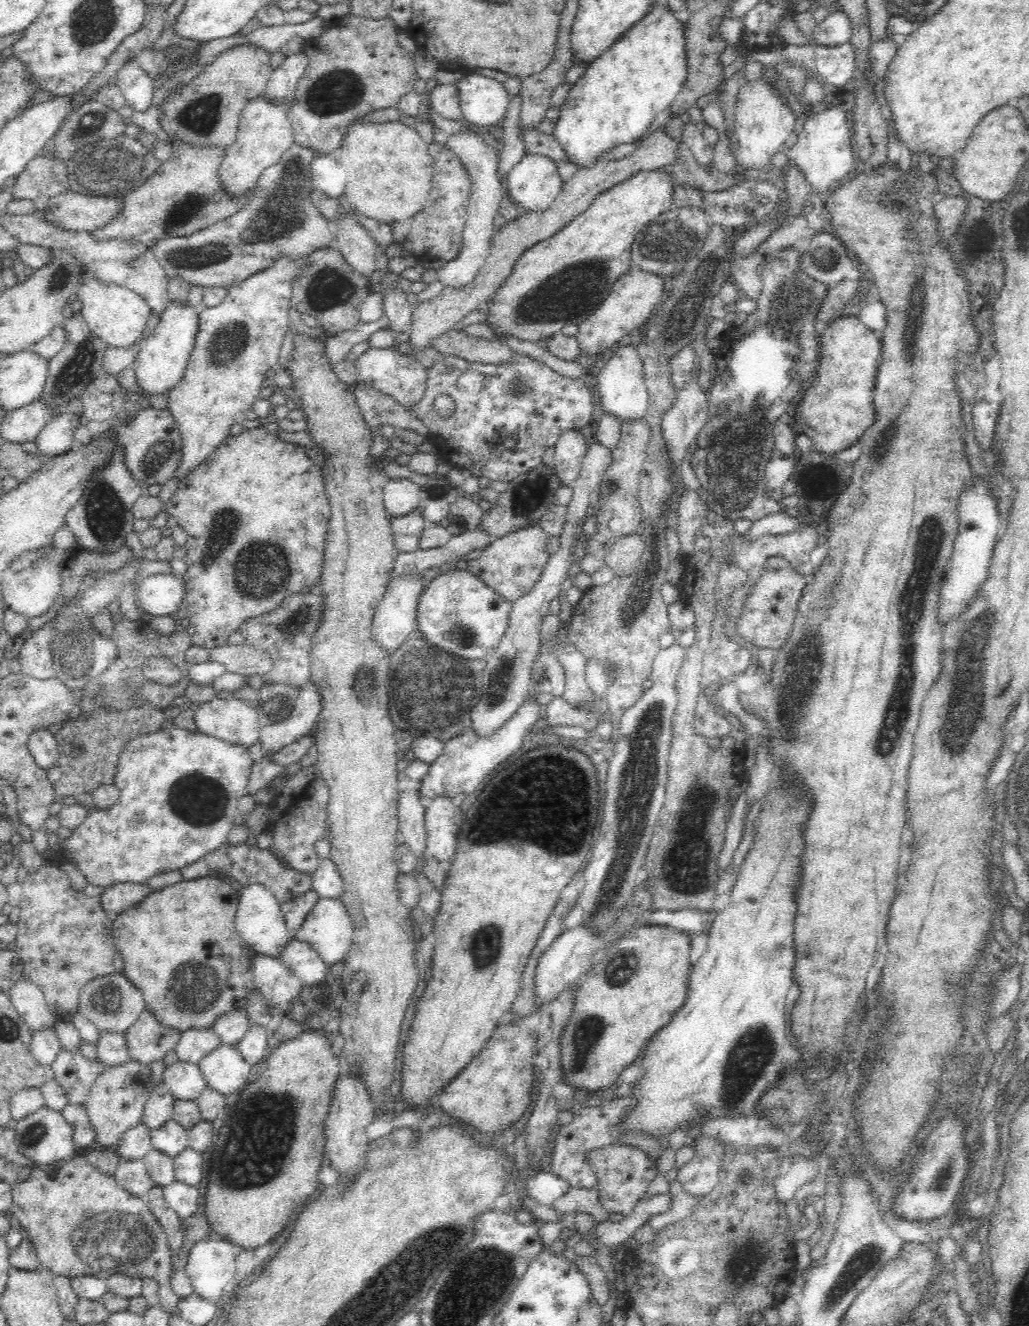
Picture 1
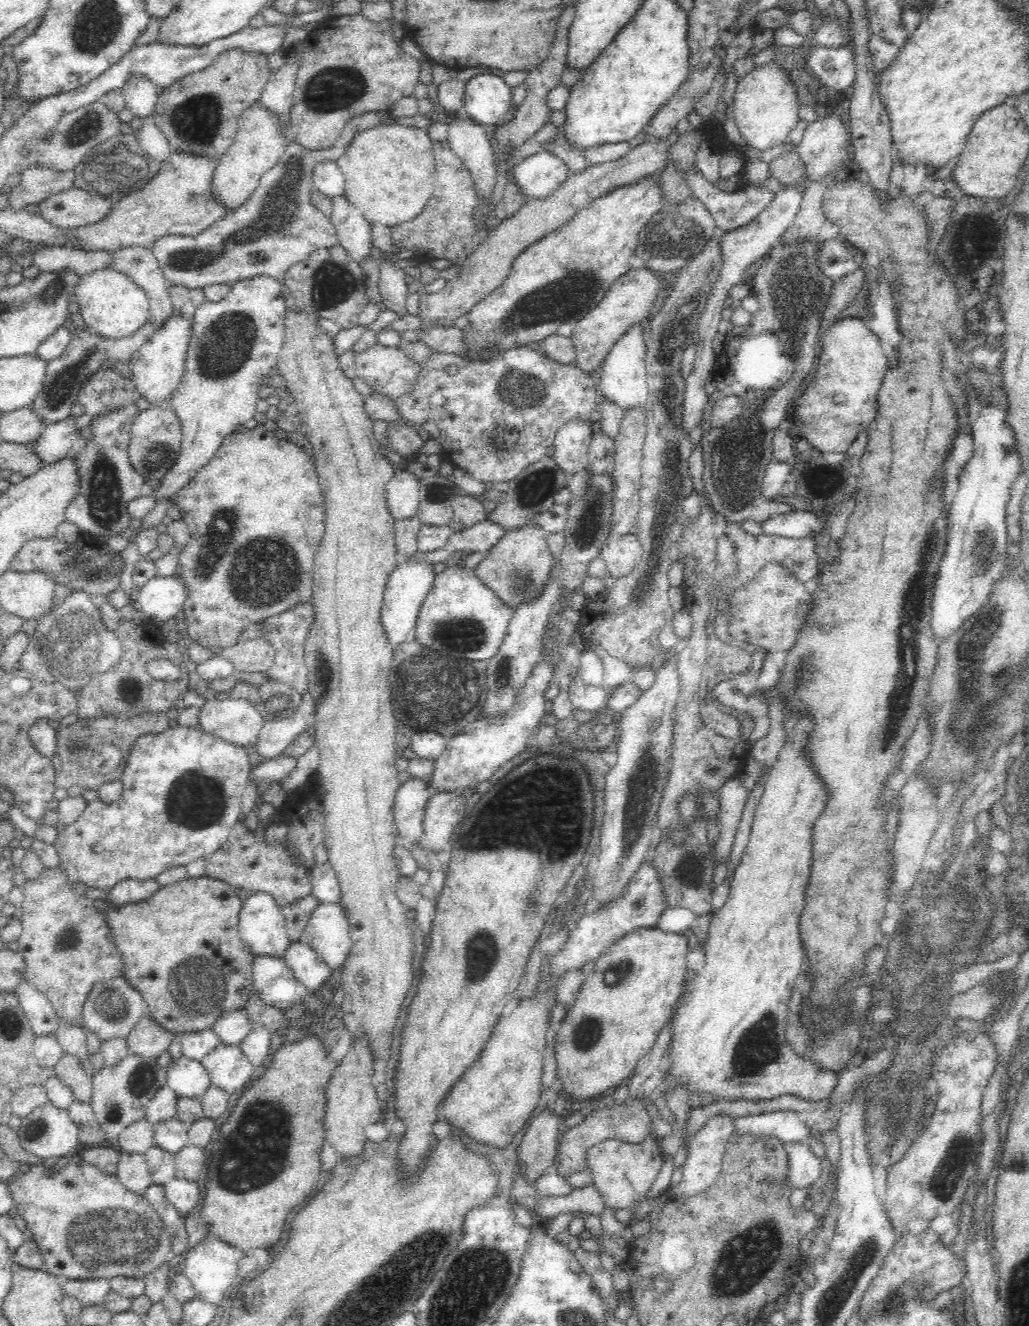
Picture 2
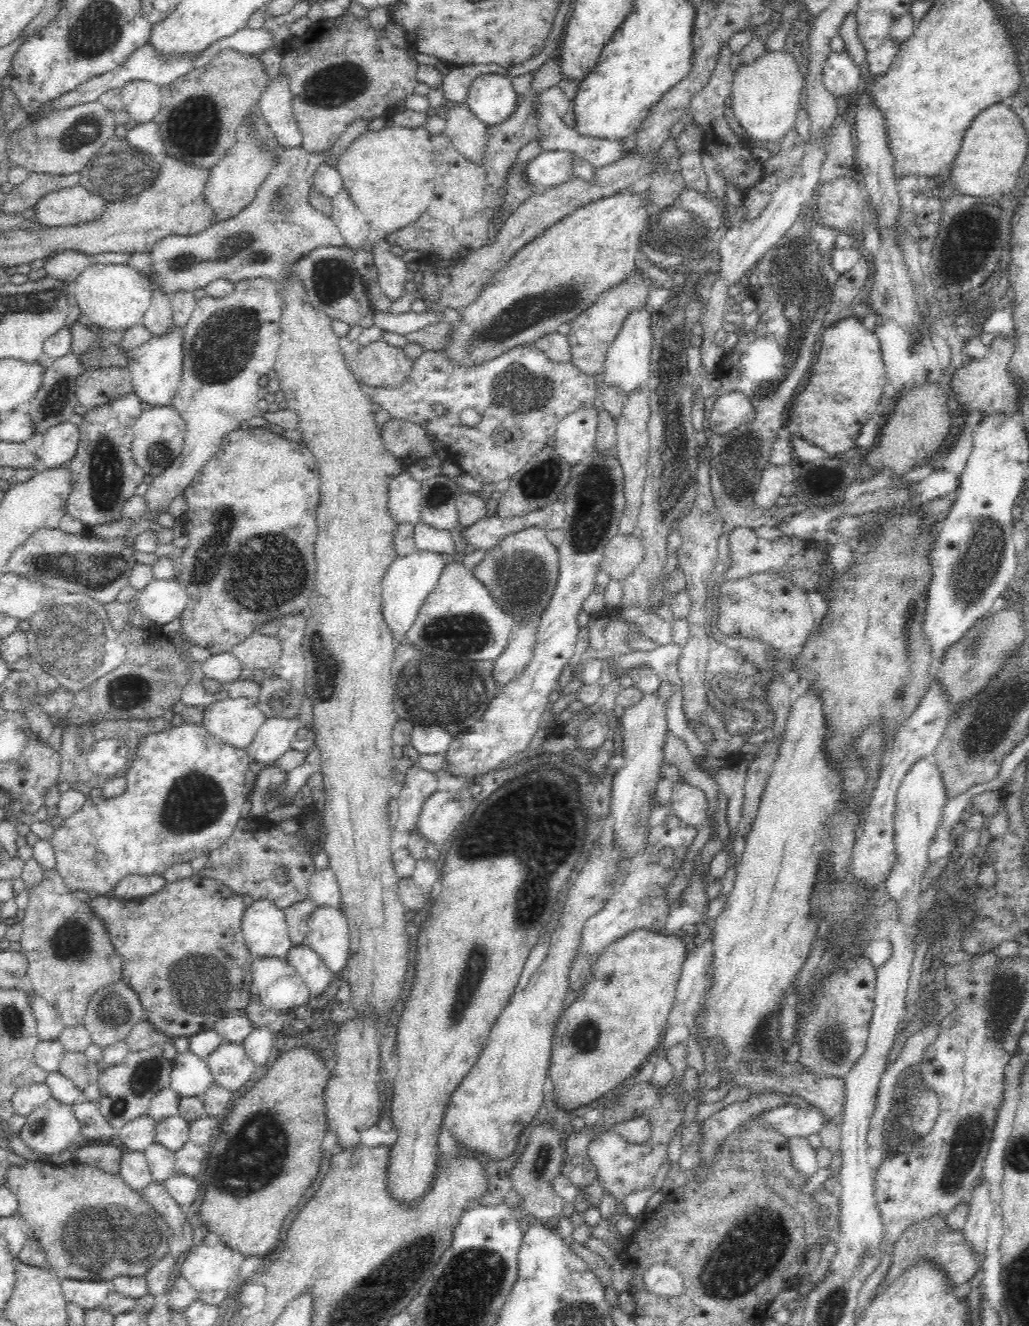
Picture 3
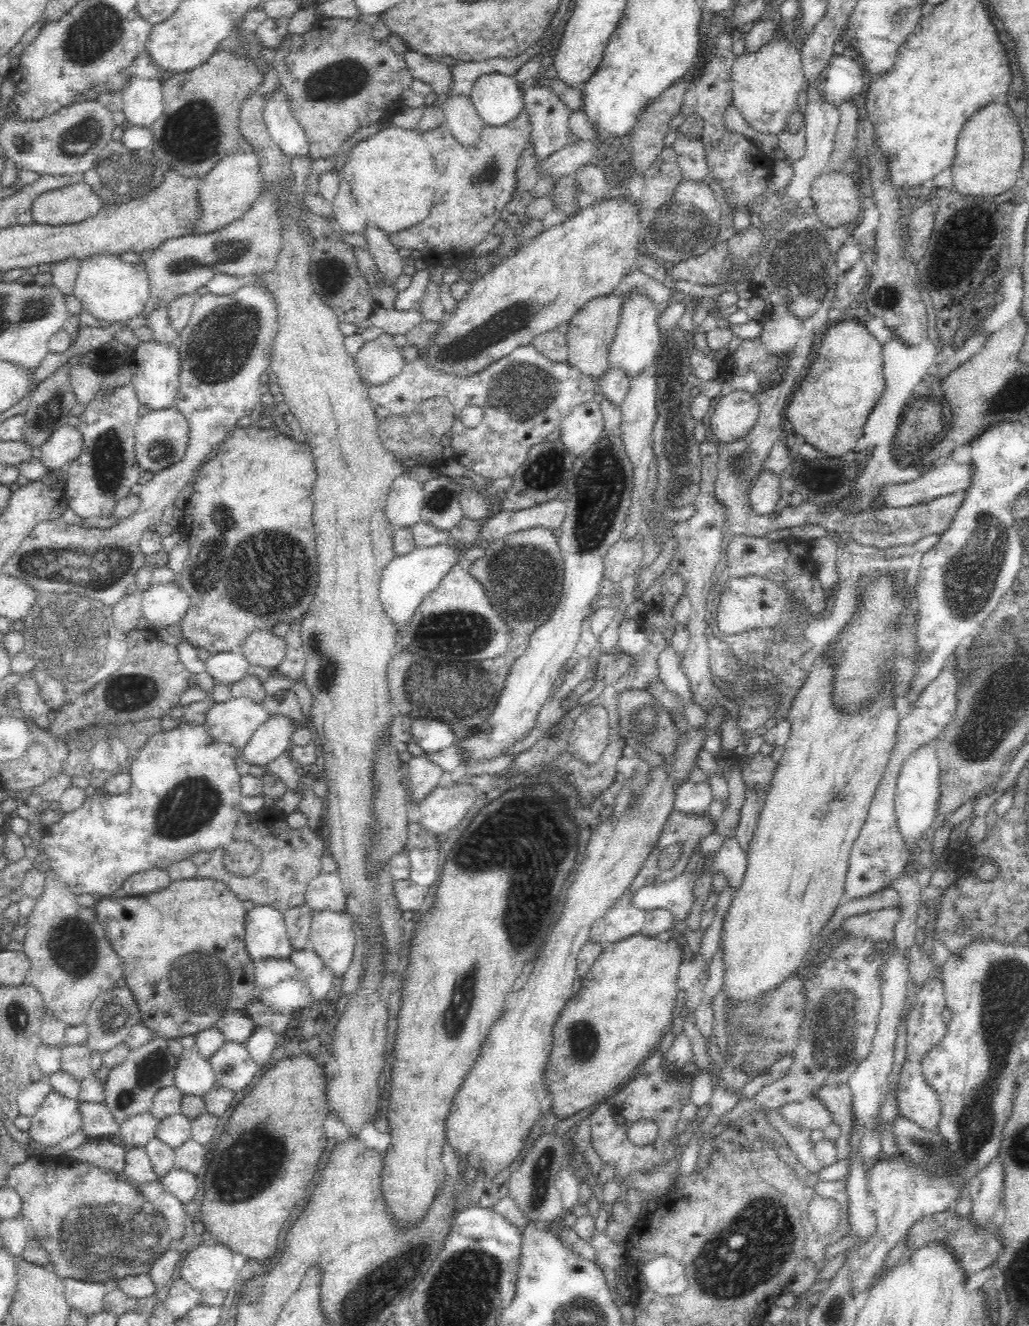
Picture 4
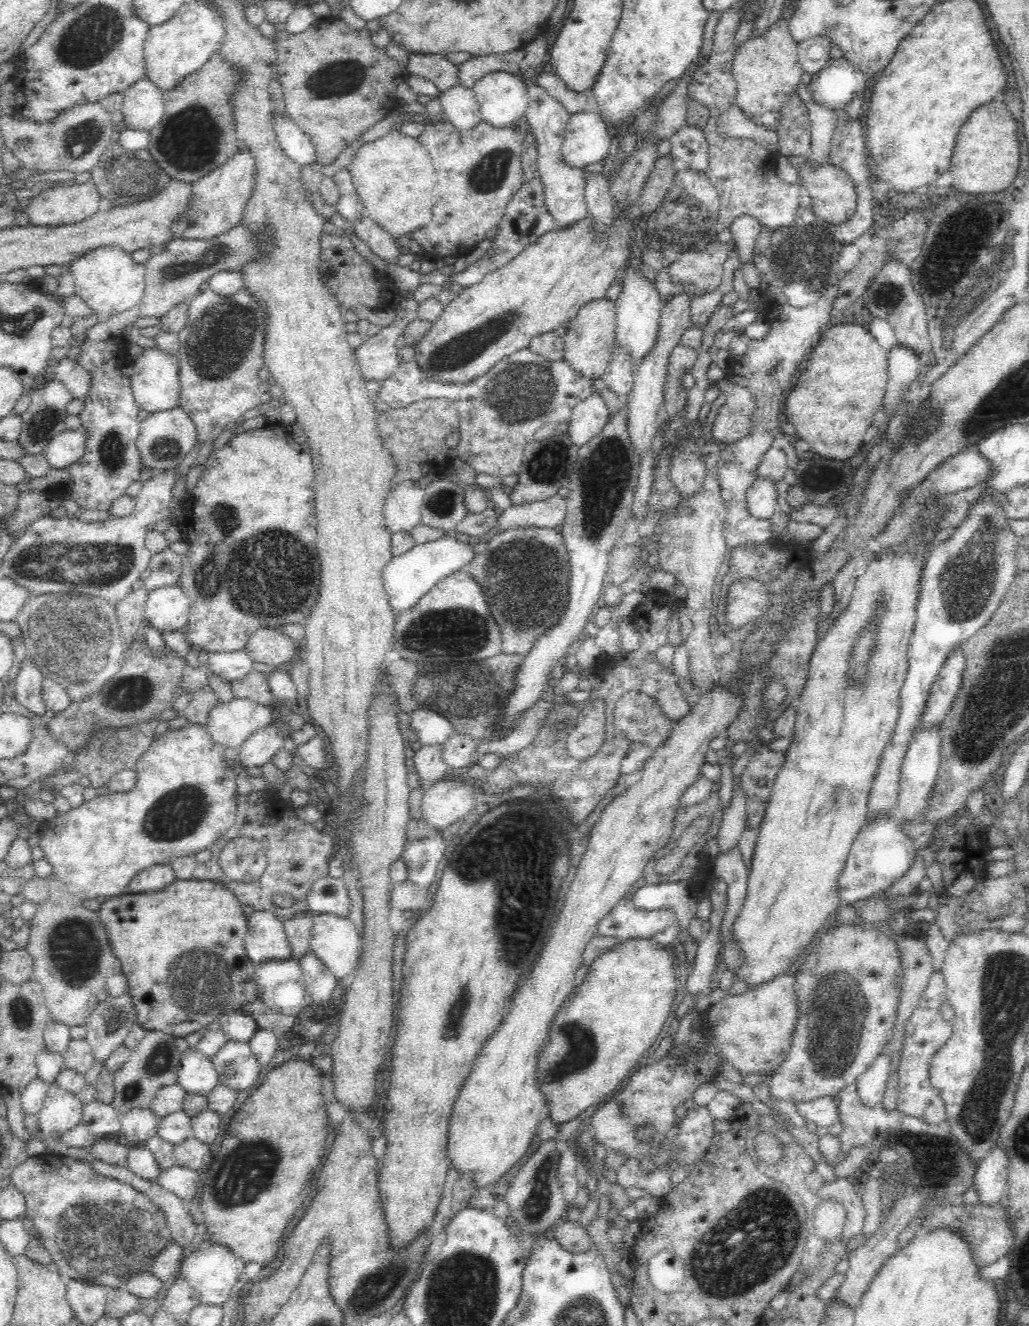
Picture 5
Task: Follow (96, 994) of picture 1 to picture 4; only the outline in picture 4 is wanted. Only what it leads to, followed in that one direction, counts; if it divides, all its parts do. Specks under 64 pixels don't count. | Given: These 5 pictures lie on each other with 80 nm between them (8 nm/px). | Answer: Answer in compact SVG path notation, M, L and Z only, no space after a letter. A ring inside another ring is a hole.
M119 983L118 986L111 987L106 992L102 992L94 1000L88 1017L85 1019L85 1026L88 1030L87 1046L92 1052L103 1056L126 1041L130 1028L140 1023L140 1011L135 1003L132 991L126 984Z

